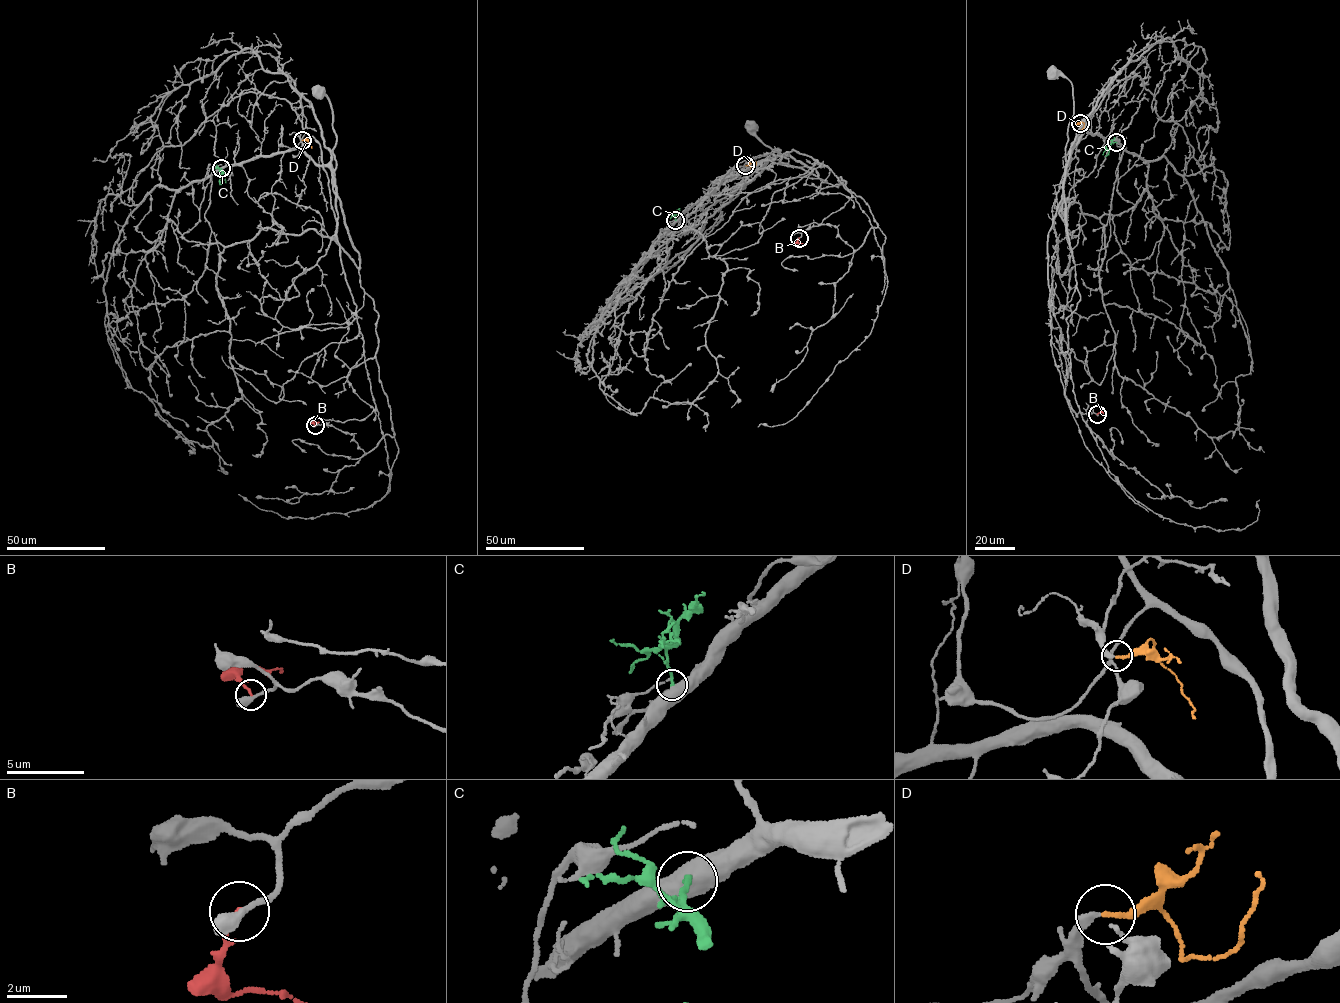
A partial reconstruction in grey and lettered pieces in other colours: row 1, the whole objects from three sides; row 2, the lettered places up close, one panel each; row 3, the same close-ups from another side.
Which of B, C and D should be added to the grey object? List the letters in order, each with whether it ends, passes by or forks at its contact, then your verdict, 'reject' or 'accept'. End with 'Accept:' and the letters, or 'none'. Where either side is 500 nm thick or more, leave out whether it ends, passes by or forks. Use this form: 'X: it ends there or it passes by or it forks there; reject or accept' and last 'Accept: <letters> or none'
B: reject
C: reject
D: it ends there; accept
Accept: D

